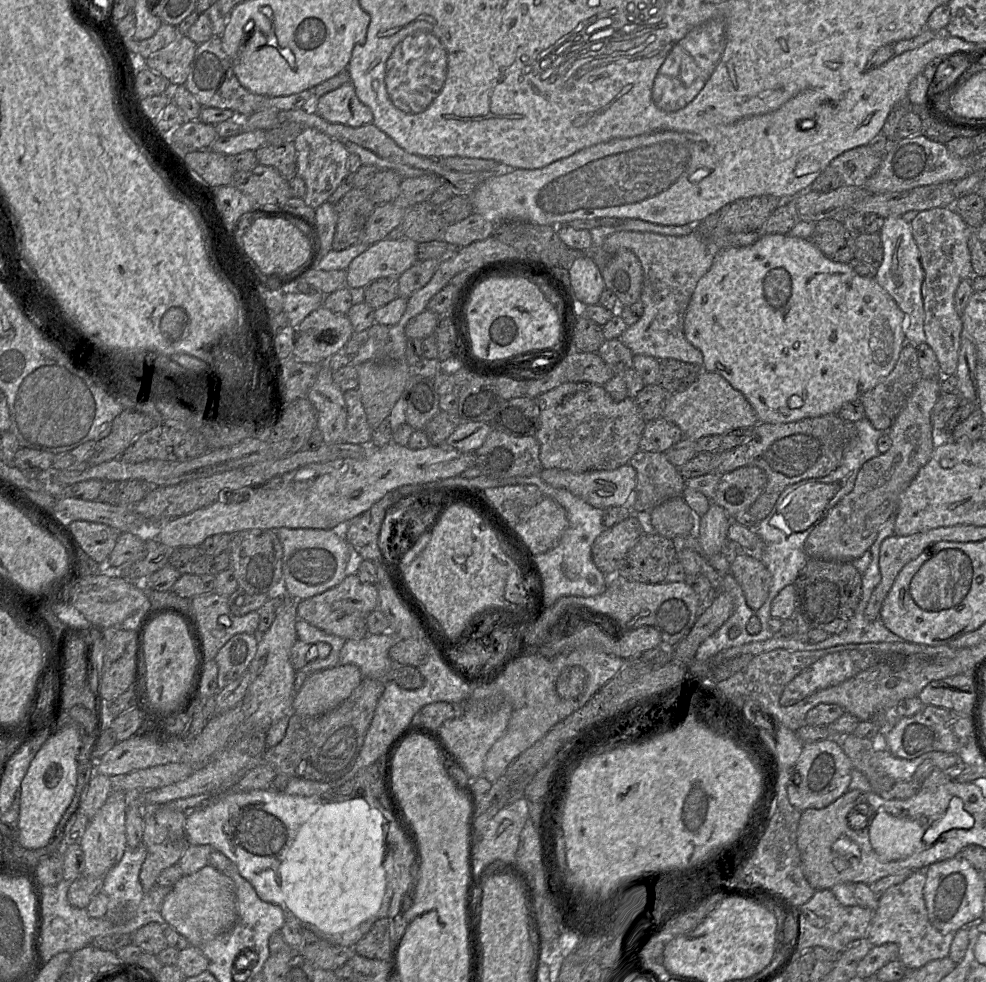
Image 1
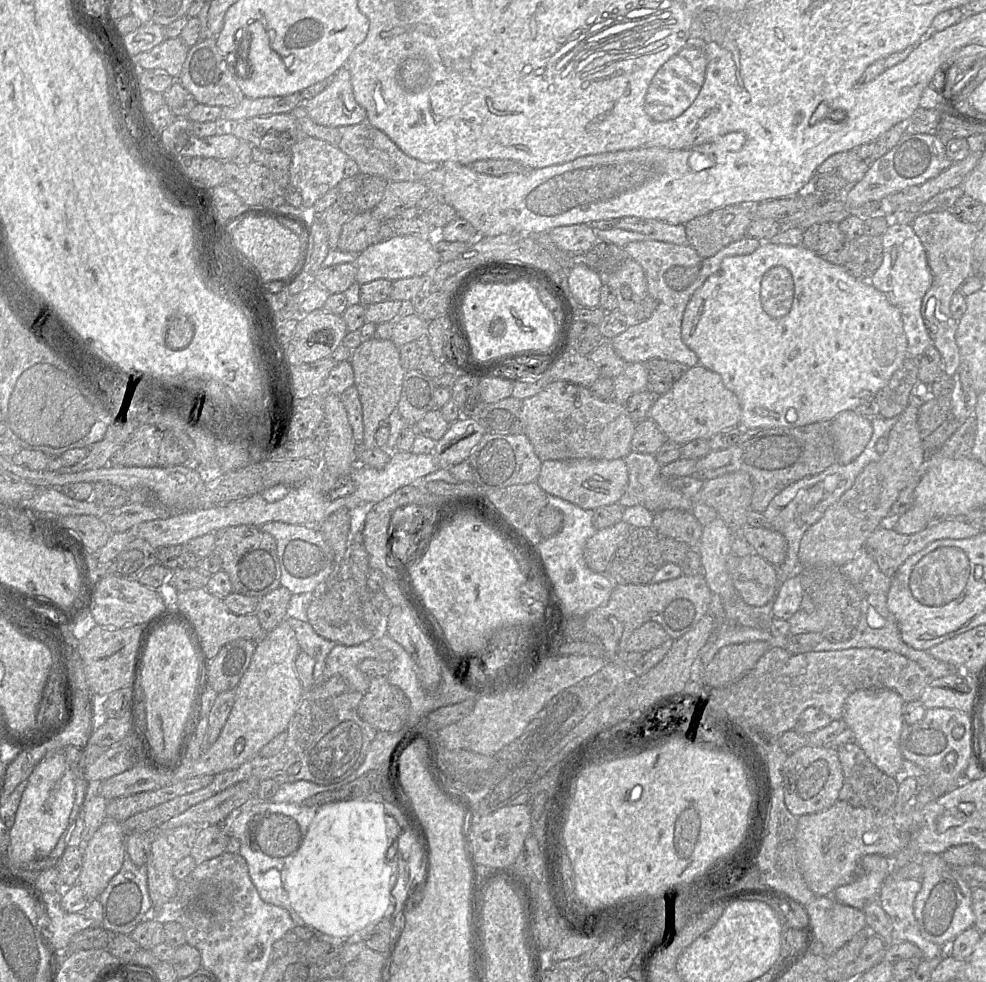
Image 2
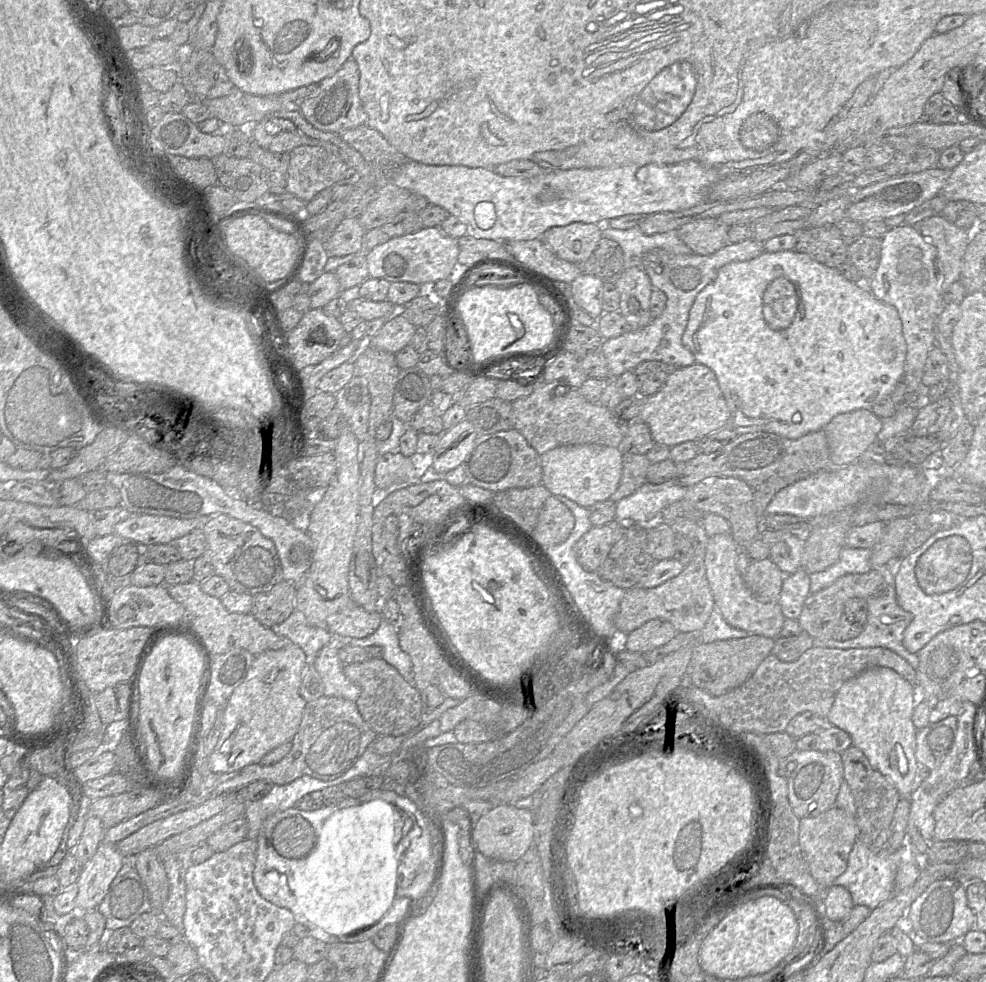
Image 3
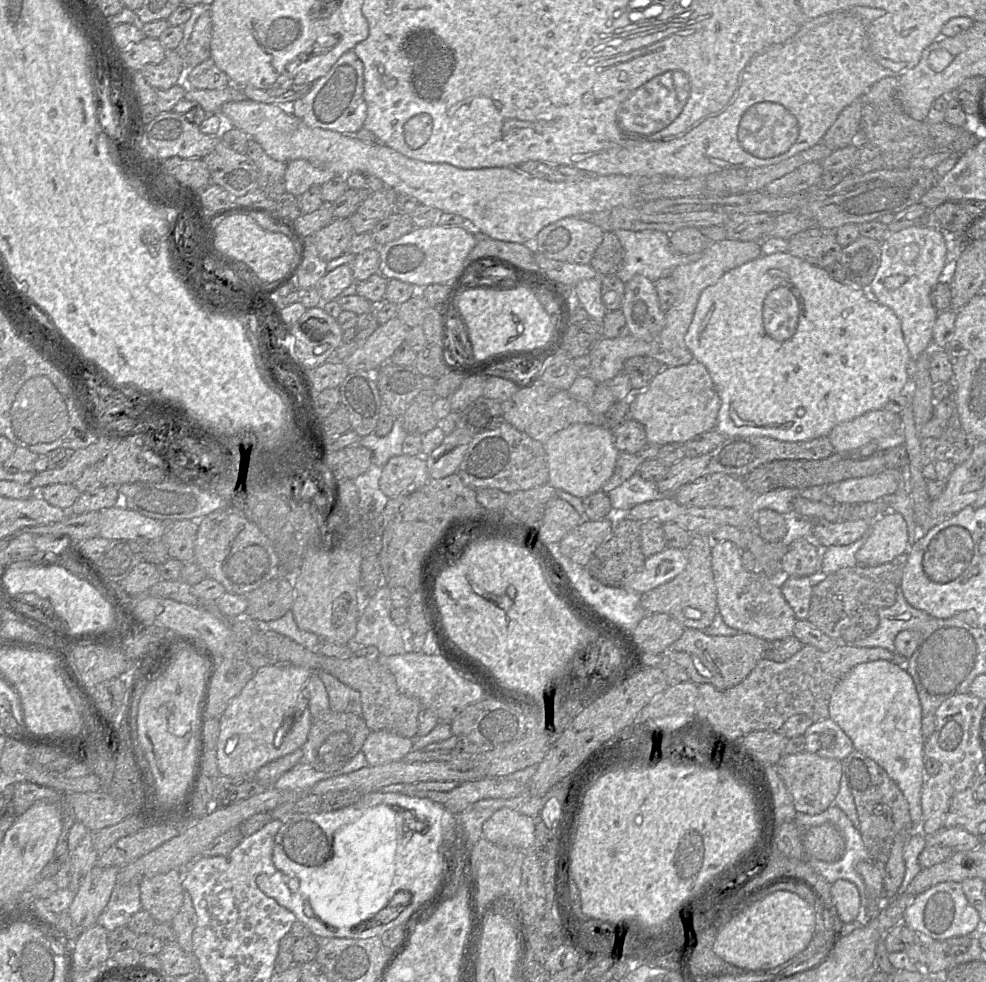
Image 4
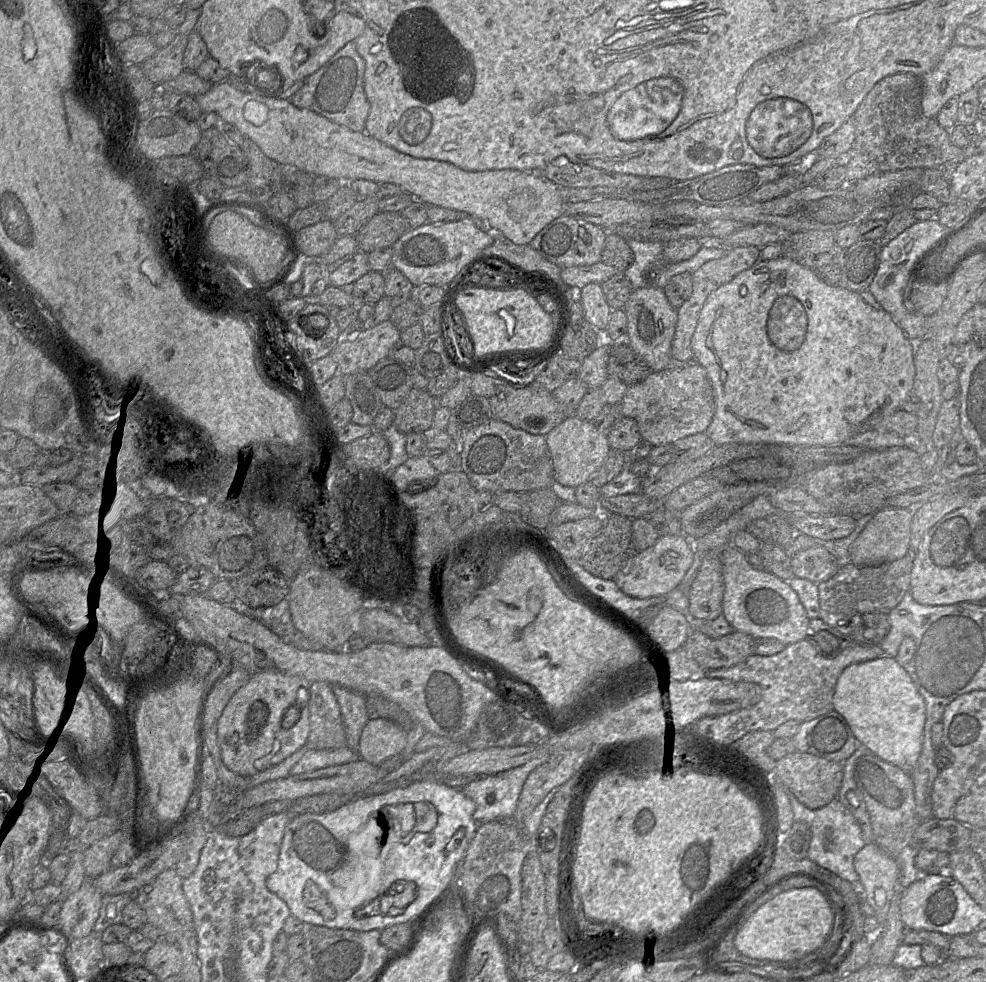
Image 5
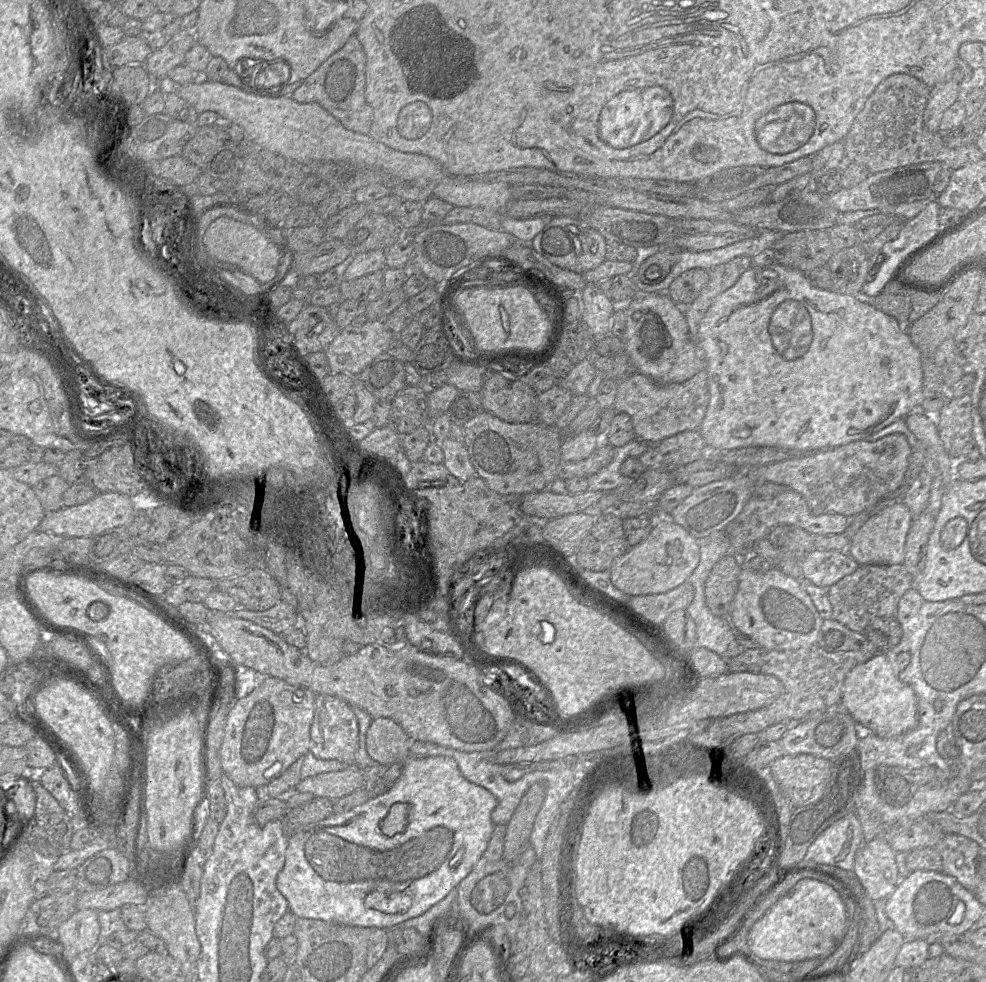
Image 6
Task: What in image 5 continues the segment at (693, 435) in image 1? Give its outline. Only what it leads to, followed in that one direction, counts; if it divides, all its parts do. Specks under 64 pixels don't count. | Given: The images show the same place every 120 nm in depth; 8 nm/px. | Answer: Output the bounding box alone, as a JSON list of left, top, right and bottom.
[620,362,715,446]

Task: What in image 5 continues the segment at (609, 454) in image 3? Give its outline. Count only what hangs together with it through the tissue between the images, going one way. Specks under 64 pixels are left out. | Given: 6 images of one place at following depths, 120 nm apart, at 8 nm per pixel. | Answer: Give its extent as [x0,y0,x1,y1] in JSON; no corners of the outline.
[546,415,610,488]

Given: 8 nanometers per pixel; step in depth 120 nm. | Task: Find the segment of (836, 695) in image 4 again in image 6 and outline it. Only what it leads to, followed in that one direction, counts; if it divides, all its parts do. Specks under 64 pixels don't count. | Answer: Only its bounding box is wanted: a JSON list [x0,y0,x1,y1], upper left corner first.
[840,653,918,738]

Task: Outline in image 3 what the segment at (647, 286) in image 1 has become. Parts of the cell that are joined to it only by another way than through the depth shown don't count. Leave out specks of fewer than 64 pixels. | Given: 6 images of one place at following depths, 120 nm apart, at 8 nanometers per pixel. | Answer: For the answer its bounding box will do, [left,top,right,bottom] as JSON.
[600,239,764,377]

